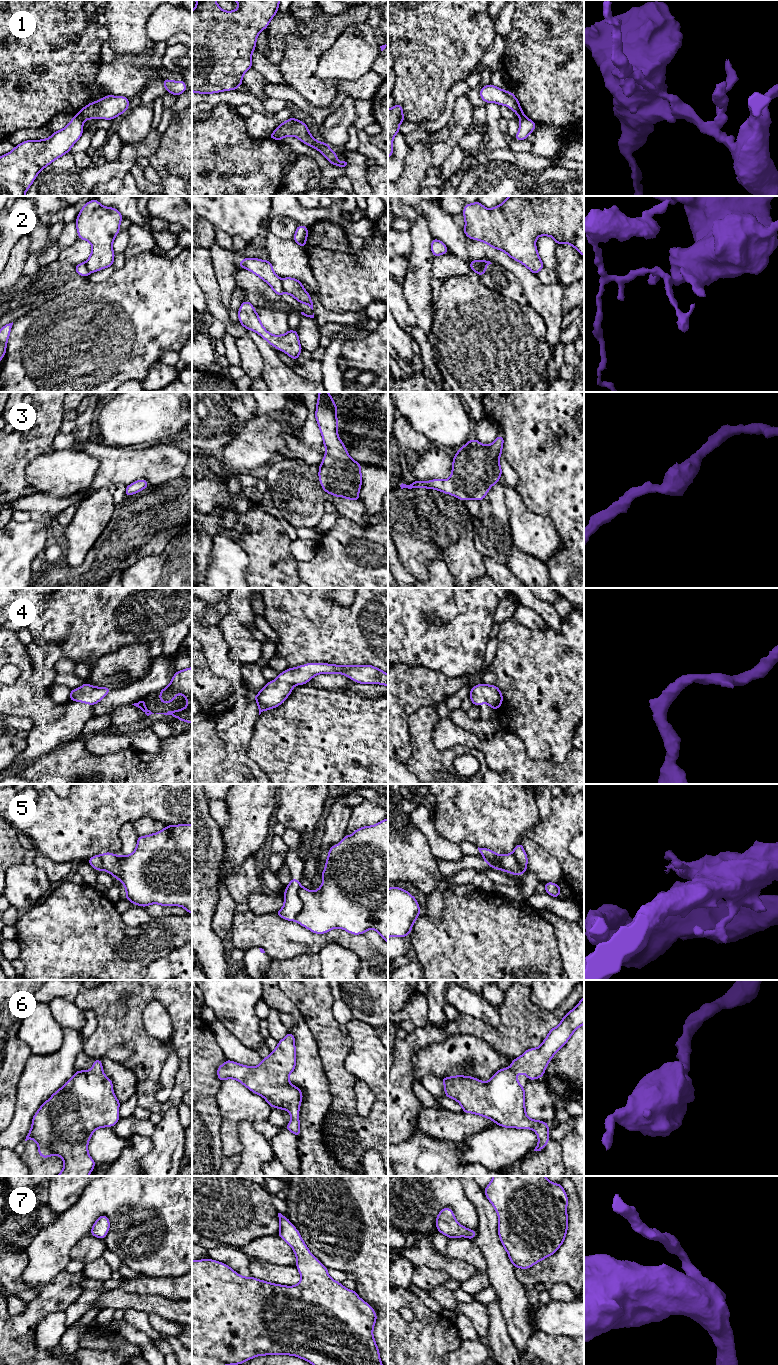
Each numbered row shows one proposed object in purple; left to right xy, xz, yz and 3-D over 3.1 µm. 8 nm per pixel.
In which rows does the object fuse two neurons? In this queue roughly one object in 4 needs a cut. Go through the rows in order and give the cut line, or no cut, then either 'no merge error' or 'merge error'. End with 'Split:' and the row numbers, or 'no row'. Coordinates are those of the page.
1: cut in xy along (76, 115), (84, 120); merge error
2: cut in yz along (485, 260), (475, 271); merge error
3: no cut; no merge error
4: no cut; no merge error
5: cut in xz along (301, 886), (298, 890), (301, 910), (294, 920); merge error
6: no cut; no merge error
7: no cut; no merge error
Split: 1, 2, 5

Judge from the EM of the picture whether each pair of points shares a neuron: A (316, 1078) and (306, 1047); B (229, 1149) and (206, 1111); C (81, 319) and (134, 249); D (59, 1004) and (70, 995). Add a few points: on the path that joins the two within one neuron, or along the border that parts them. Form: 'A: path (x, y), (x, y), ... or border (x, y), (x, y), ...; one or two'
A: path (309, 1070), (307, 1055); one
B: border (220, 1111), (220, 1142), (221, 1153), (224, 1157); two
C: border (151, 251), (143, 251), (126, 258); two
D: border (73, 1001), (54, 998), (48, 1004); two

